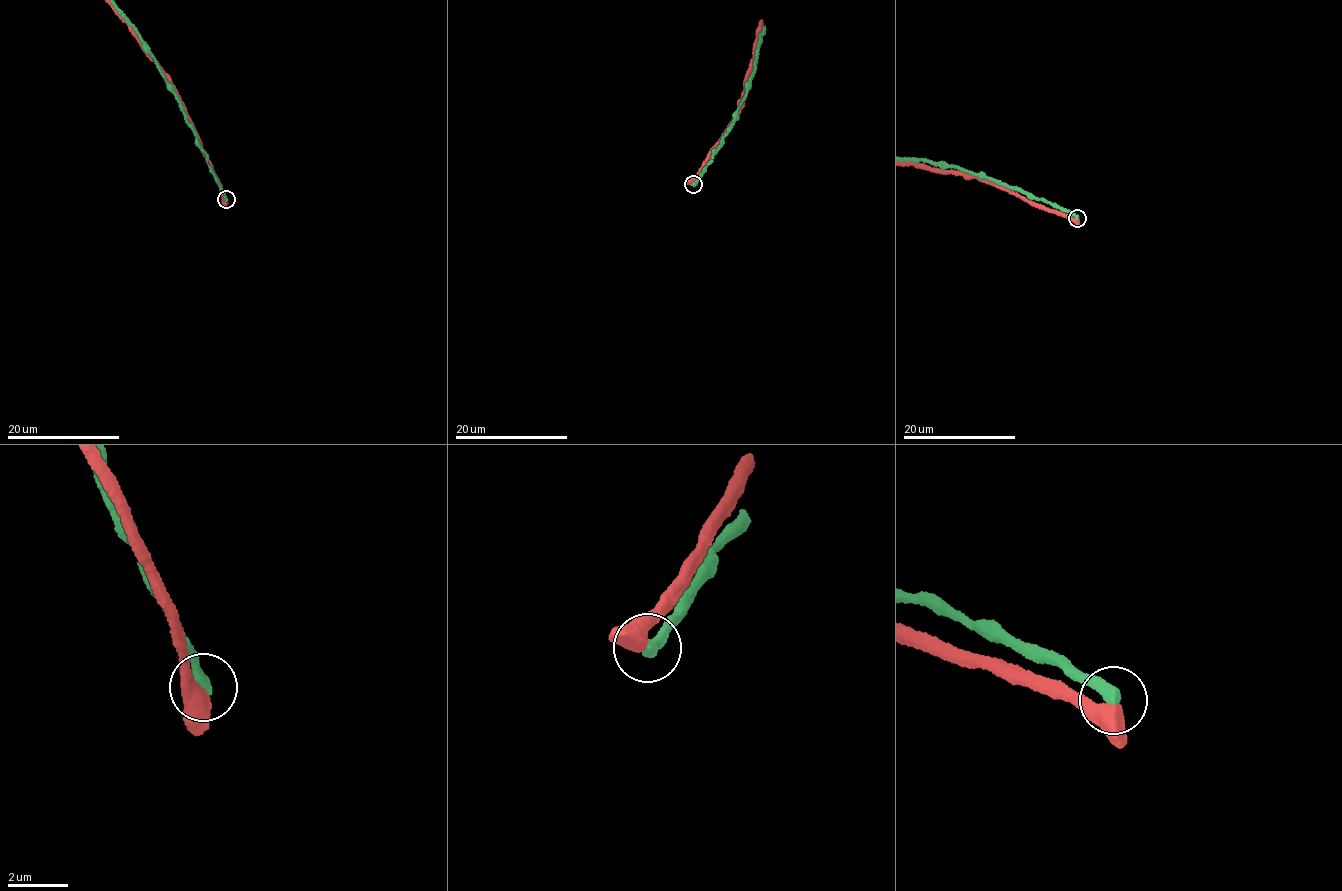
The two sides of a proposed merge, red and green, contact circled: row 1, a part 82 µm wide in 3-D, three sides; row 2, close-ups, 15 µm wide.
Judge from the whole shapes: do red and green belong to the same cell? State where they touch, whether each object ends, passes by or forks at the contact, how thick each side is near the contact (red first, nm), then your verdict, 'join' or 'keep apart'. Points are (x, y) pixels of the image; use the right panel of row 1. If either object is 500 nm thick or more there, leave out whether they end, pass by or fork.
at (1077, 218); red passes by; green ends there; 480 nm thick on the red side, 420 nm on the other; keep apart

